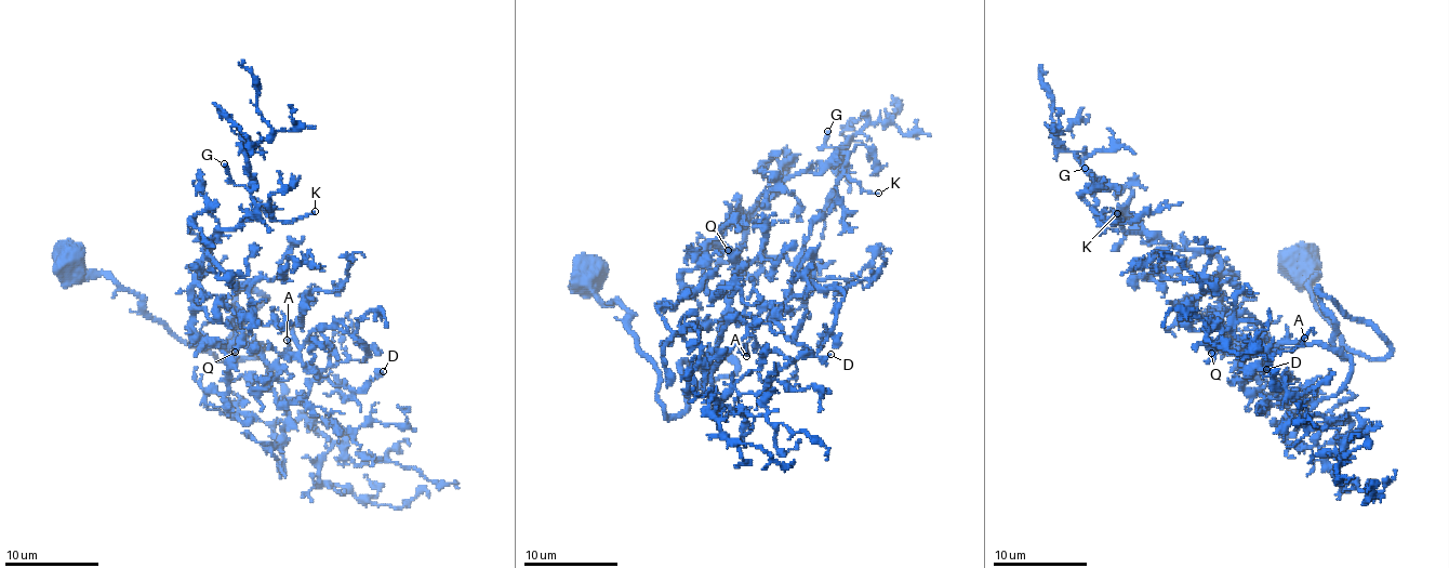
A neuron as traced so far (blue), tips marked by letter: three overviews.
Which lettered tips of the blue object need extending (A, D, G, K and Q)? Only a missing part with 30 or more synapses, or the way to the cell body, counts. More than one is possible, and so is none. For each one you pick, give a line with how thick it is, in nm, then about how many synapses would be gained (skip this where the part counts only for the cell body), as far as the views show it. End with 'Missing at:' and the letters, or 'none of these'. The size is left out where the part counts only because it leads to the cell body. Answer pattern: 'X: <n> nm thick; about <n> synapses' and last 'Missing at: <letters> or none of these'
K: 180 nm thick; about 45 synapses
Missing at: K

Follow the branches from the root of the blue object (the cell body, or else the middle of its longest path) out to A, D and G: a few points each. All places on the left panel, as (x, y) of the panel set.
A: (67, 262), (111, 274), (217, 359), (265, 298), (242, 290), (228, 352), (262, 344), (271, 365), (287, 340)
D: (67, 262), (111, 274), (217, 359), (265, 298), (238, 295), (228, 349), (264, 361), (283, 403), (383, 371)
G: (67, 262), (217, 359), (261, 295), (228, 342), (255, 356), (193, 326), (203, 250), (256, 207), (224, 163)

